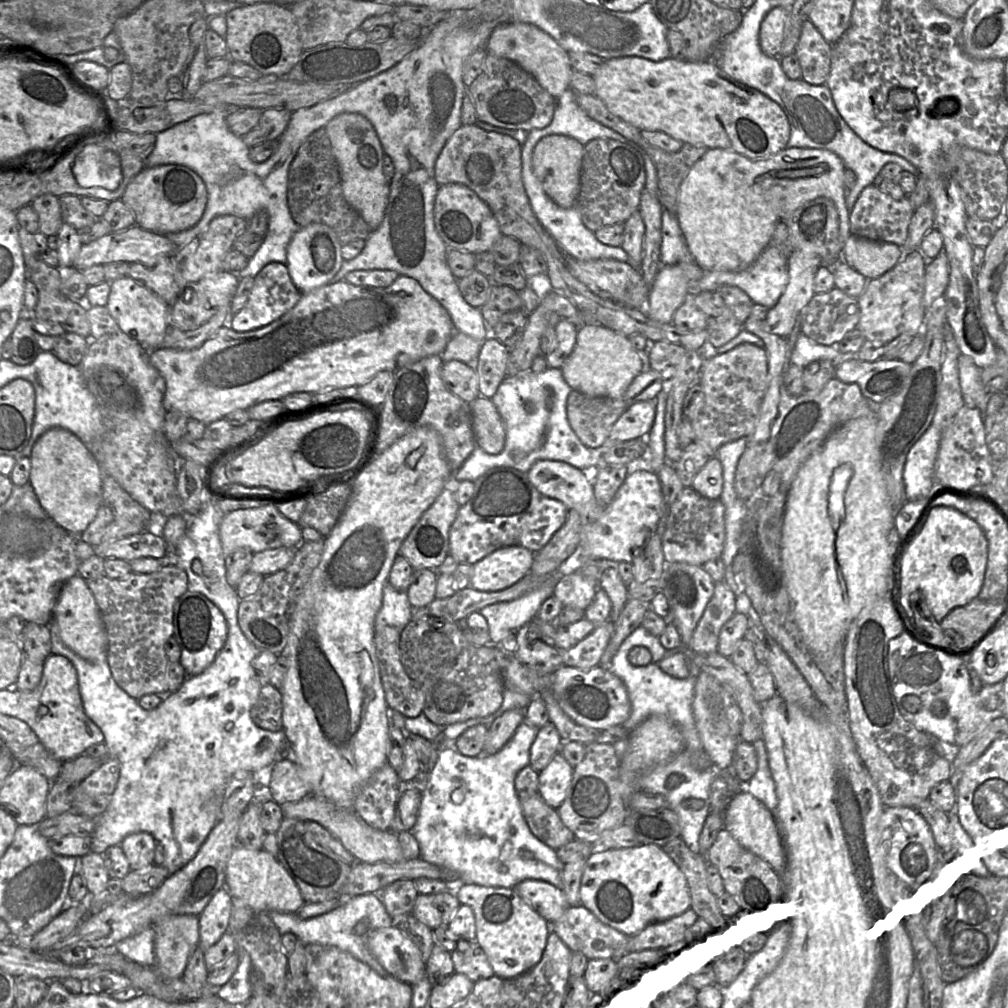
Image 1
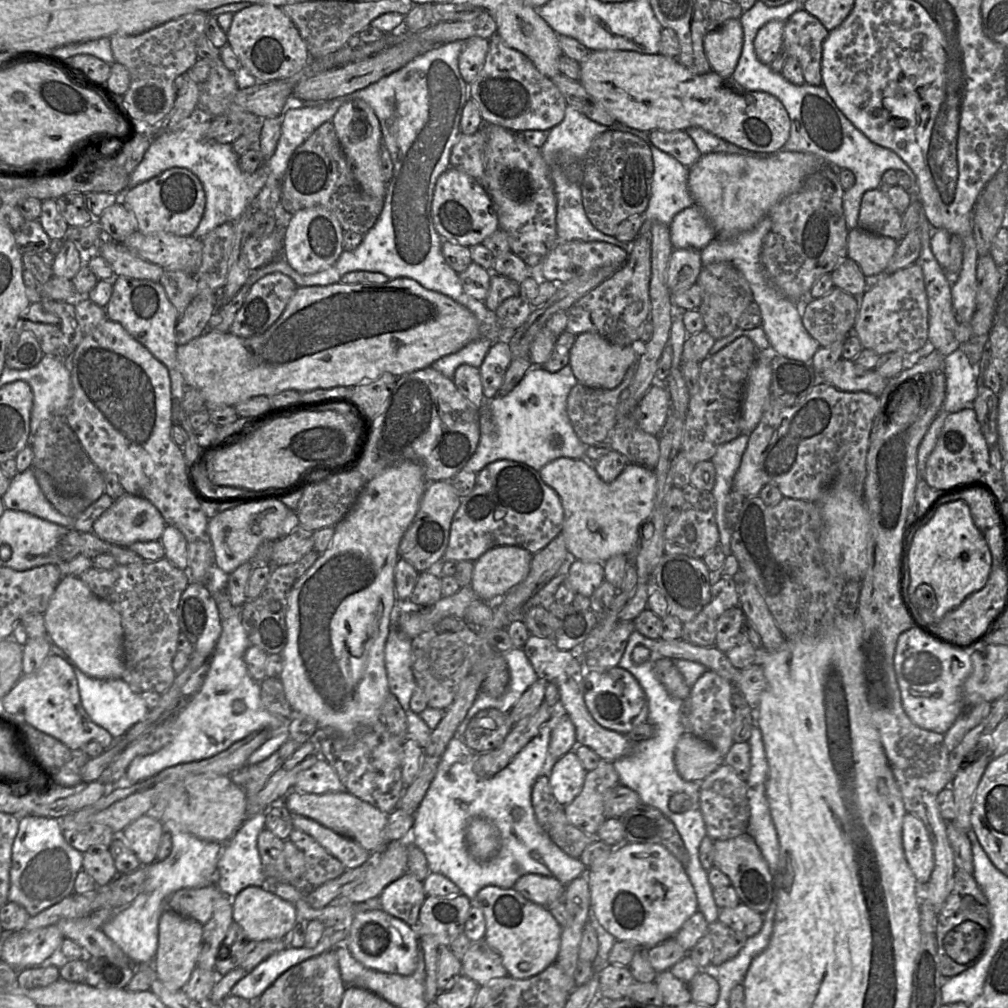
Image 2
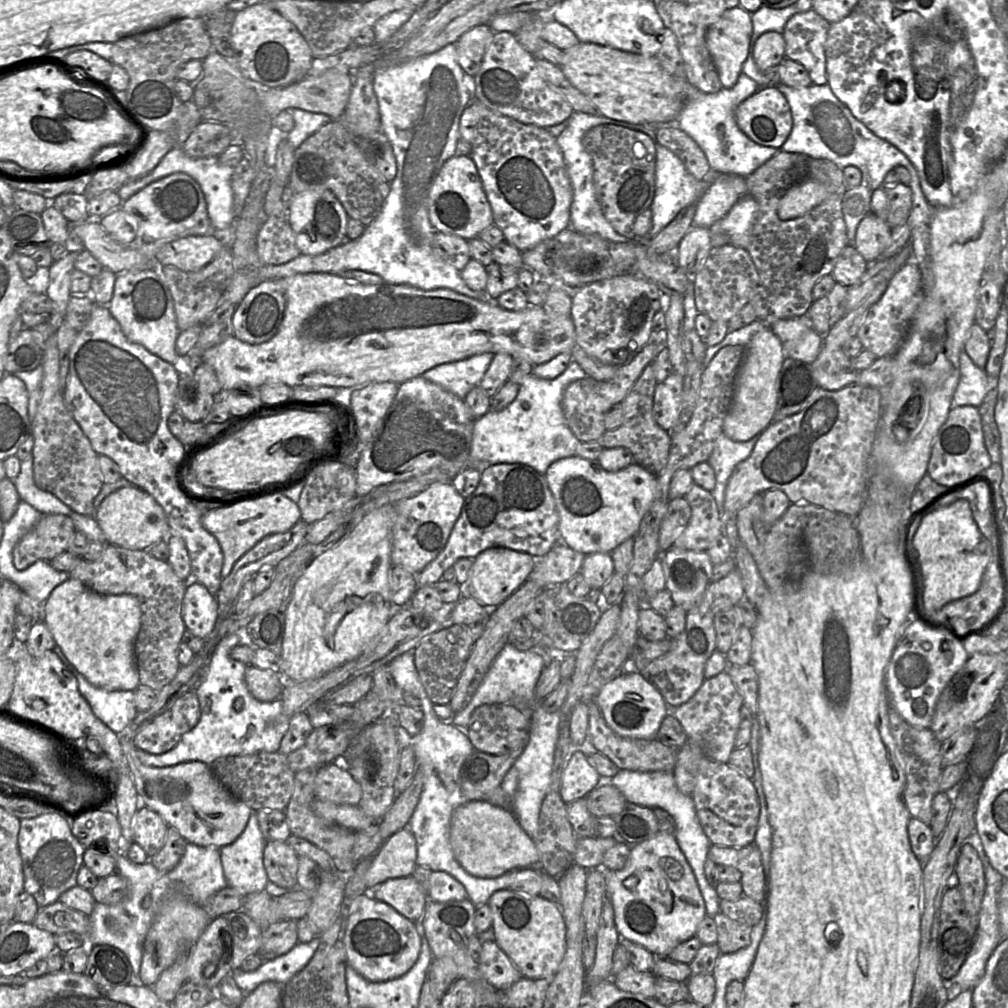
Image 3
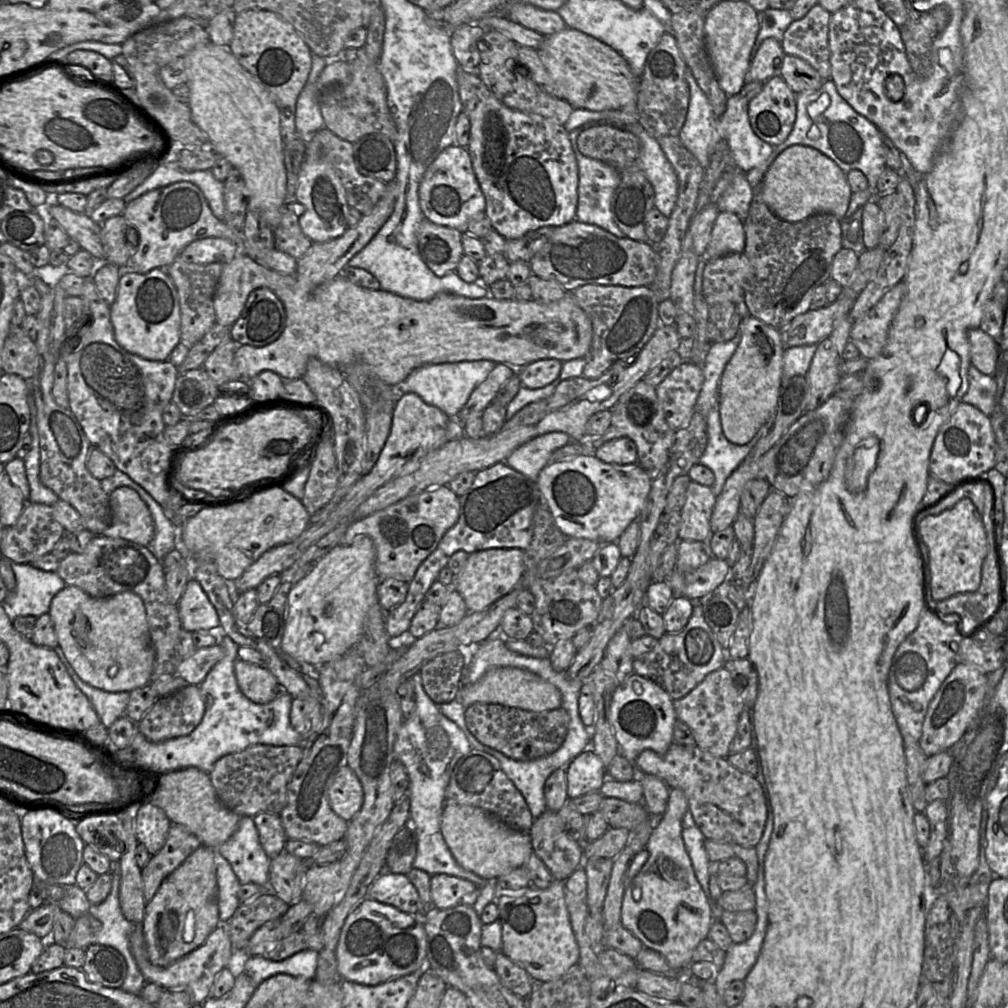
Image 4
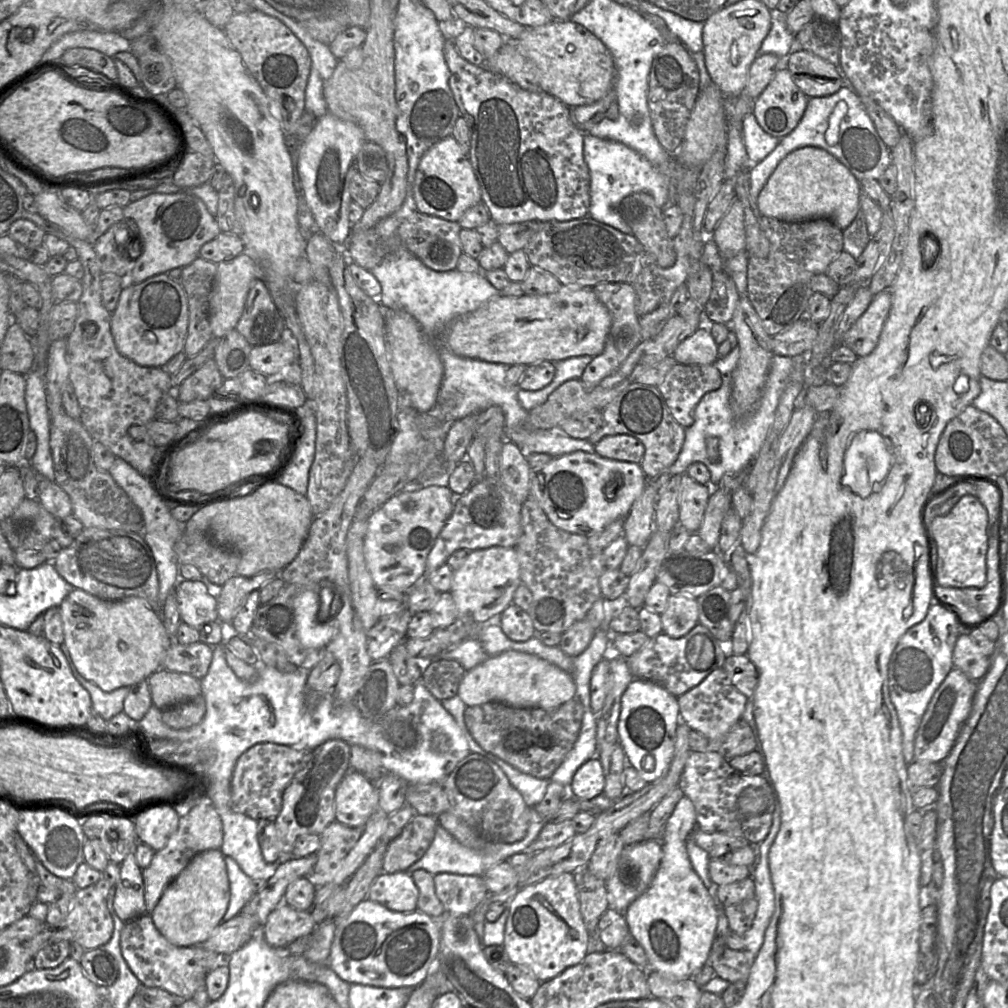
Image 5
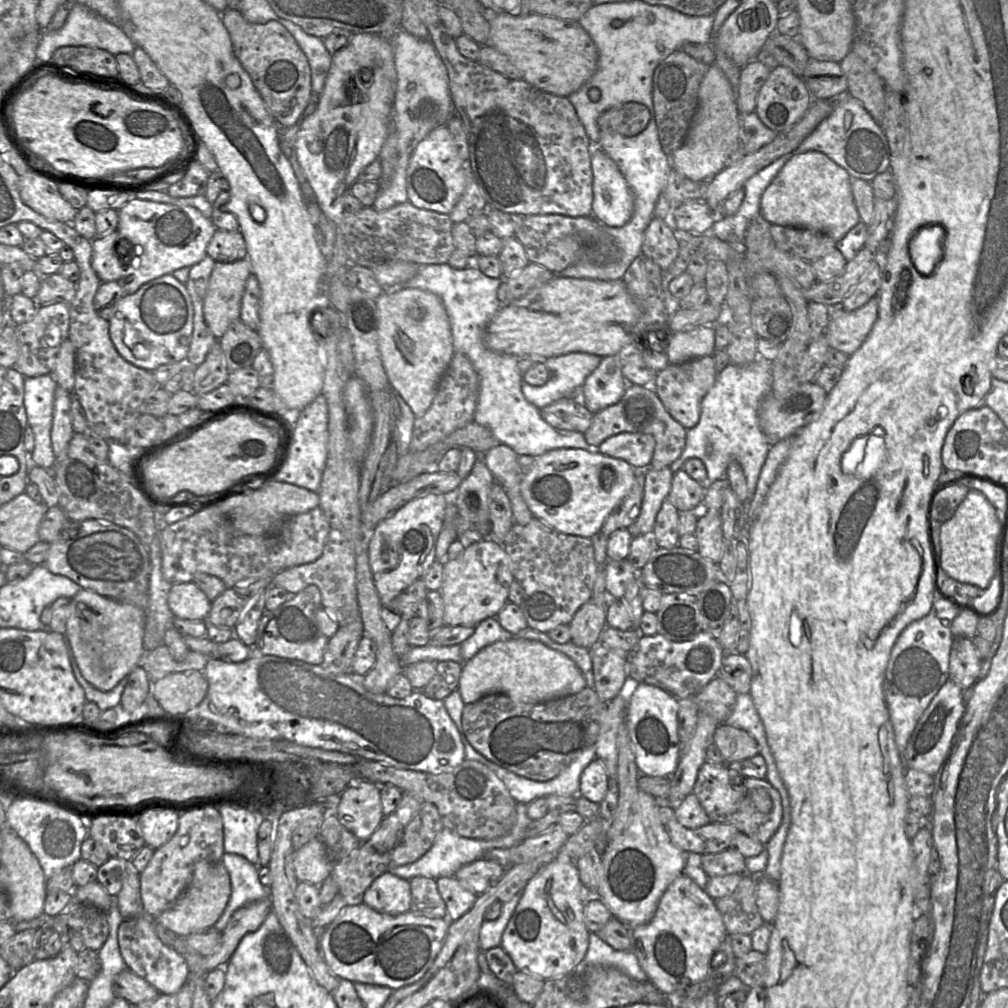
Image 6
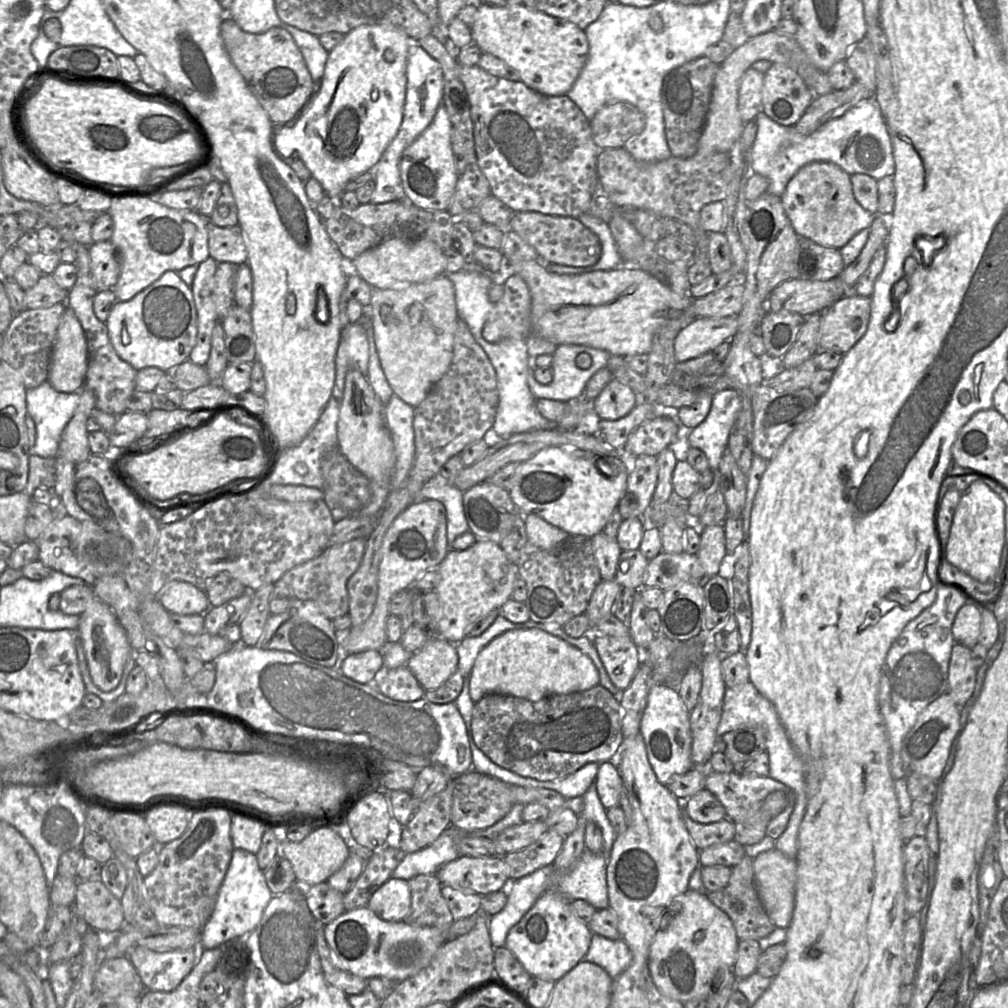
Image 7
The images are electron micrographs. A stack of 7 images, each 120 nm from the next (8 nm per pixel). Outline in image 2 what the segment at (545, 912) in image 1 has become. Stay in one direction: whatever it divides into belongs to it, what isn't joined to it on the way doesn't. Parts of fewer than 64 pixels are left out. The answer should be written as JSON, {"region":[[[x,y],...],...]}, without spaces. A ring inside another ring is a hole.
{"region":[[[525,874],[520,877],[514,889],[528,900],[544,907],[557,900],[564,900],[565,887],[556,877],[539,874]]]}

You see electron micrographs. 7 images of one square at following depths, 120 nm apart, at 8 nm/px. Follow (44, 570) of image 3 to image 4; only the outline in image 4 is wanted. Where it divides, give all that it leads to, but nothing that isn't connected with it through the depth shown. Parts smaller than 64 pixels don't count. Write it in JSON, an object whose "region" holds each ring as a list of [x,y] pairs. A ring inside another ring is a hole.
{"region":[[[11,561],[11,566],[16,578],[16,587],[9,592],[2,603],[7,614],[13,620],[18,616],[32,615],[36,618],[48,613],[53,597],[67,584],[57,572],[43,571],[32,564],[22,564]]]}

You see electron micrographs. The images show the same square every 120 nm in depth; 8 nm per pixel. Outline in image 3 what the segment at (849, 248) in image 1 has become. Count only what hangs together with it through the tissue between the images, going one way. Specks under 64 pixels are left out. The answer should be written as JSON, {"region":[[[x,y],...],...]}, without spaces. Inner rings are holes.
{"region":[[[869,212],[859,223],[854,247],[868,262],[874,263],[890,242],[891,228],[885,220]]]}

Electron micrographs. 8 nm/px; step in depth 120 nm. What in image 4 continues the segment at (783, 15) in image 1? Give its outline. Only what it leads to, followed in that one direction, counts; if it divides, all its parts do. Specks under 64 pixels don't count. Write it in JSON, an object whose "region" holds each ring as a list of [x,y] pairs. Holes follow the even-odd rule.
{"region":[[[765,39],[750,63],[747,81],[766,82],[779,75],[785,55],[781,42]]]}

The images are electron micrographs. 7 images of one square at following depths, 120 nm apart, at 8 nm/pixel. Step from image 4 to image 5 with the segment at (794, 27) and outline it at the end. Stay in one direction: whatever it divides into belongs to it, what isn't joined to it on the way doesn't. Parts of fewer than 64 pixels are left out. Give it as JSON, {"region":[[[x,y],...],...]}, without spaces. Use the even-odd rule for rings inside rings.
{"region":[[[815,17],[794,34],[794,39],[801,49],[810,51],[835,66],[839,65],[840,33],[836,24]]]}

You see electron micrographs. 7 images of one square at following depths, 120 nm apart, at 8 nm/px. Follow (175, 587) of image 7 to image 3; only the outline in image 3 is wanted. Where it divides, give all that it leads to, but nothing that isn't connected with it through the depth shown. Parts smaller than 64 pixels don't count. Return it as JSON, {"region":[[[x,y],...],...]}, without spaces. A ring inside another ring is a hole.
{"region":[[[187,582],[182,601],[182,619],[186,629],[200,638],[206,638],[213,630],[218,616],[218,602],[204,585]]]}

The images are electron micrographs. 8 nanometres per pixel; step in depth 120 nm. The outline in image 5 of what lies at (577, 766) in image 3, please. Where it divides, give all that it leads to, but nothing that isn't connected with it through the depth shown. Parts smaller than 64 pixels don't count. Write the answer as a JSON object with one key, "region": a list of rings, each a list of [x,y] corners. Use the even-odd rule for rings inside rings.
{"region":[[[593,757],[575,772],[569,794],[577,799],[591,800],[604,792],[605,778],[601,761]]]}

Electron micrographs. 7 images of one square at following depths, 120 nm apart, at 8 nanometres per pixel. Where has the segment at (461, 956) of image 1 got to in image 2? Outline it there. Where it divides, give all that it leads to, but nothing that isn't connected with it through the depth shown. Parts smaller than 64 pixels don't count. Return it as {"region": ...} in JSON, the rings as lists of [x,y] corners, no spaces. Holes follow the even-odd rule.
{"region":[[[483,938],[473,942],[461,960],[462,974],[479,986],[494,978],[508,976],[500,954]]]}

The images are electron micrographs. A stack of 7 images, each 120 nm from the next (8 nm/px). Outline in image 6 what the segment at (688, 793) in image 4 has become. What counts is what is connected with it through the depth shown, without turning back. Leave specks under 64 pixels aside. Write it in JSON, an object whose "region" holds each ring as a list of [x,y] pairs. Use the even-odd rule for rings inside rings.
{"region":[[[706,761],[699,769],[693,794],[698,798],[711,823],[726,823],[749,836],[751,839],[766,844],[779,828],[783,809],[779,792],[766,779],[747,777],[728,767],[728,763],[715,765]],[[756,788],[765,789],[771,798],[768,813],[756,810],[749,797],[749,791]]]}

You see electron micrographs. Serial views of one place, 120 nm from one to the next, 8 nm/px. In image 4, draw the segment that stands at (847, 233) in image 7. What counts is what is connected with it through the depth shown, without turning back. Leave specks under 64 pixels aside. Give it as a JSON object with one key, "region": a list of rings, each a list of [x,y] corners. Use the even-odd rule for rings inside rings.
{"region":[[[792,145],[775,158],[759,192],[769,209],[787,222],[800,222],[817,213],[830,213],[841,221],[853,193],[846,172],[819,150],[805,145]]]}

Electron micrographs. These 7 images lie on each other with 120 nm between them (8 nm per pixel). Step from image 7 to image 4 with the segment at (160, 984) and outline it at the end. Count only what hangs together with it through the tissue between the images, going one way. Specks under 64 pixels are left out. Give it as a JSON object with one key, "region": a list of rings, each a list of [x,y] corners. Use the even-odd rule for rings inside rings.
{"region":[[[224,924],[216,927],[206,941],[195,950],[168,966],[153,965],[148,958],[142,925],[137,925],[129,939],[130,951],[146,982],[169,990],[187,990],[194,1004],[202,1004],[210,997],[211,987],[219,972],[228,967],[233,953]]]}

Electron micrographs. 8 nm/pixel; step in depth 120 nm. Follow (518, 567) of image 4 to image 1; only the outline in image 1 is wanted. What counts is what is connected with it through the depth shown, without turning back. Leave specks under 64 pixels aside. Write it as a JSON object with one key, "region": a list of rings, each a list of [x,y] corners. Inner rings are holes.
{"region":[[[522,546],[499,548],[473,565],[470,586],[485,592],[507,589],[530,572],[534,554]]]}

